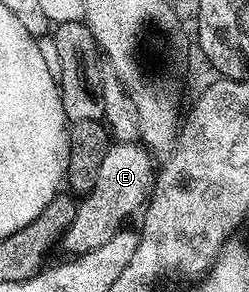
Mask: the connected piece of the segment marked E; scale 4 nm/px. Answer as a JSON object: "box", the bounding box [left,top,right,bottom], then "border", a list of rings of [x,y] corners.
{"box":[62,141,157,256],"border":[[[116,141],[107,147],[105,160],[101,160],[101,172],[97,172],[97,184],[93,186],[82,201],[76,205],[73,224],[67,229],[62,249],[67,249],[71,256],[78,256],[85,252],[93,252],[93,248],[101,248],[101,244],[109,244],[117,231],[124,229],[126,220],[130,214],[138,215],[144,209],[145,203],[151,196],[155,185],[157,162],[154,162],[152,151],[138,142]]]}

